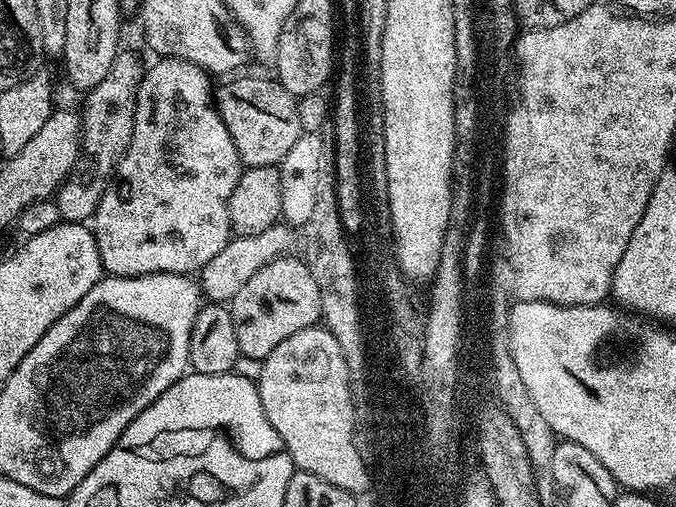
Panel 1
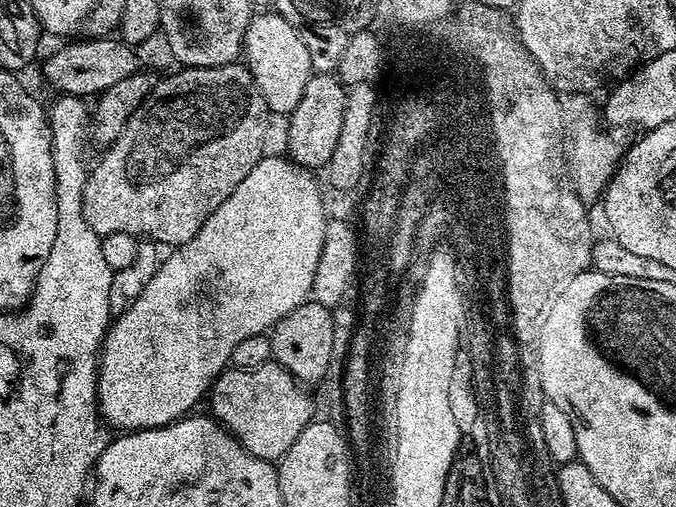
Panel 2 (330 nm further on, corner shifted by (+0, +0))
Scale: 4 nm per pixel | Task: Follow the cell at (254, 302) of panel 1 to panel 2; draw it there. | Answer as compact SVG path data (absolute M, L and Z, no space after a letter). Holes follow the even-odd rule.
M315 302L299 304L288 316L283 316L278 323L272 325L270 337L272 339L271 359L286 369L290 375L300 382L306 380L320 380L328 372L332 364L332 356L336 352L334 338L338 328L332 321L333 309Z

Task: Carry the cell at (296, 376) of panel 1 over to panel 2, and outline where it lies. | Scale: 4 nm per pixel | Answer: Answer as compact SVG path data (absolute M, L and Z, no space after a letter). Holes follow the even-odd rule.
M275 362L251 370L229 367L210 389L211 419L219 422L248 454L268 463L278 462L297 440L304 421L313 417L314 402L295 376Z

